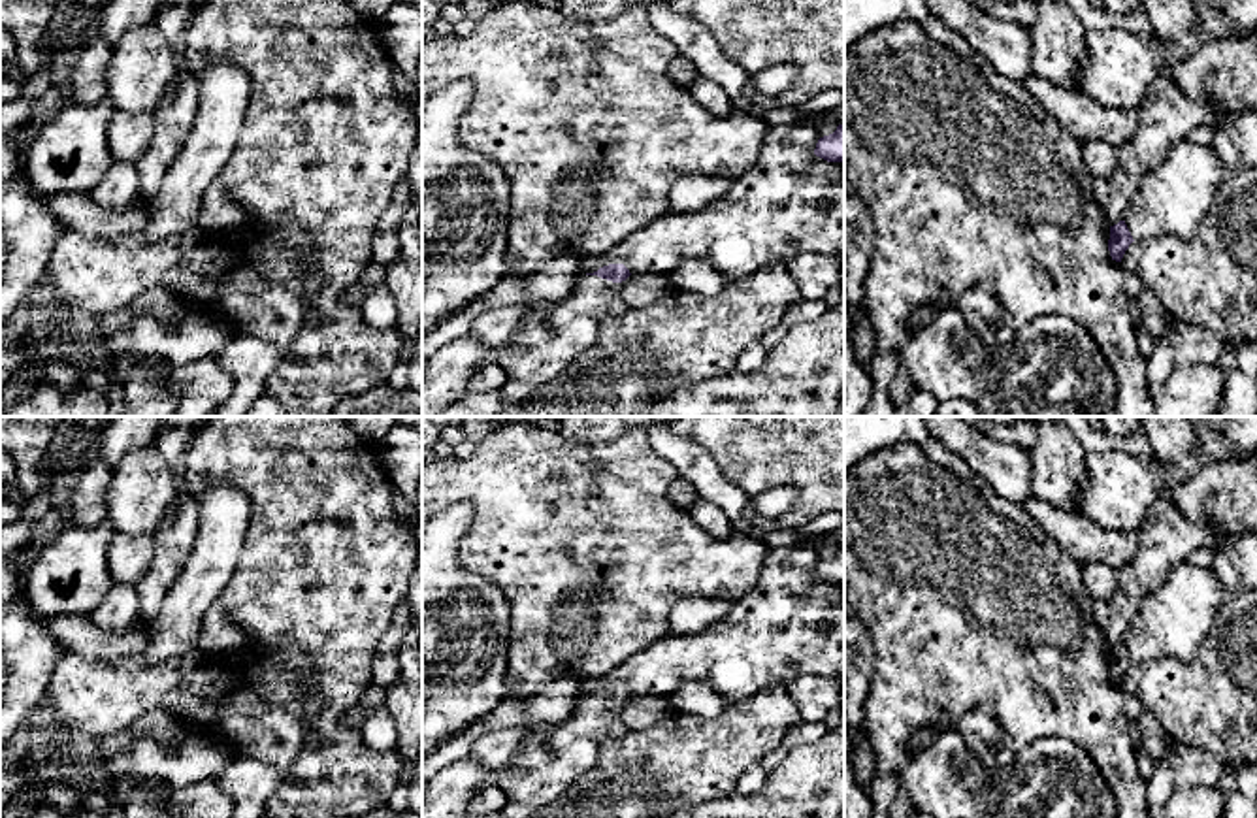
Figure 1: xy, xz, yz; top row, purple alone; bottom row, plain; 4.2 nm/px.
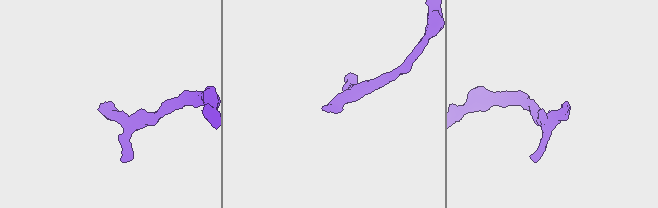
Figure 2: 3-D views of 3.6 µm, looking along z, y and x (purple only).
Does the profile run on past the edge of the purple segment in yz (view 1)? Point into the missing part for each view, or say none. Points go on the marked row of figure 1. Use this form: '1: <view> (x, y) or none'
1: yz (1178, 193)

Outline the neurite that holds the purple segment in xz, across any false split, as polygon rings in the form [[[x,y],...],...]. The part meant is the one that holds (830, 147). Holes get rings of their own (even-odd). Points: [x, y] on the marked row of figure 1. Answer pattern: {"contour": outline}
{"contour": [[[844,123],[833,134],[818,139],[814,155],[827,162],[844,162]]]}

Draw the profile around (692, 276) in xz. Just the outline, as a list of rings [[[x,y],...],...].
[[[682,260],[669,277],[673,290],[697,292],[701,296],[714,296],[729,283],[707,260]]]

